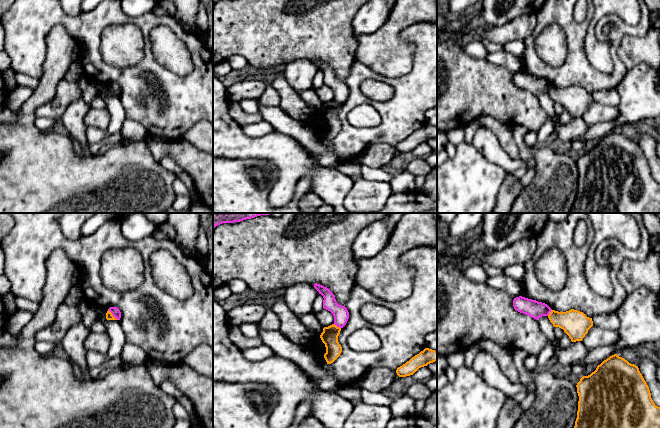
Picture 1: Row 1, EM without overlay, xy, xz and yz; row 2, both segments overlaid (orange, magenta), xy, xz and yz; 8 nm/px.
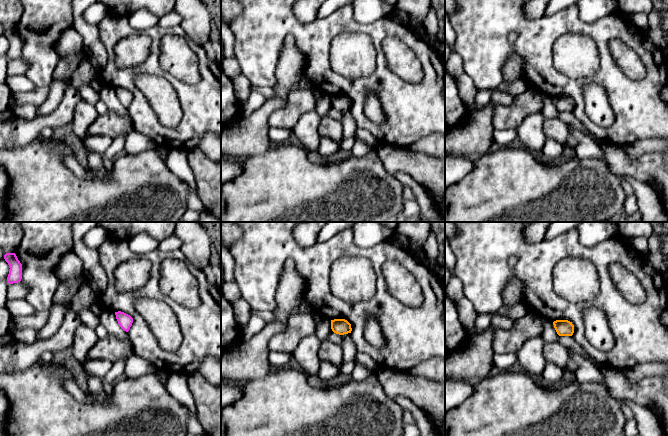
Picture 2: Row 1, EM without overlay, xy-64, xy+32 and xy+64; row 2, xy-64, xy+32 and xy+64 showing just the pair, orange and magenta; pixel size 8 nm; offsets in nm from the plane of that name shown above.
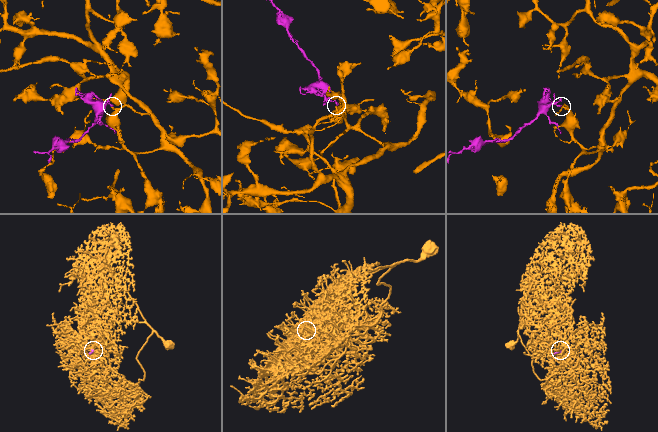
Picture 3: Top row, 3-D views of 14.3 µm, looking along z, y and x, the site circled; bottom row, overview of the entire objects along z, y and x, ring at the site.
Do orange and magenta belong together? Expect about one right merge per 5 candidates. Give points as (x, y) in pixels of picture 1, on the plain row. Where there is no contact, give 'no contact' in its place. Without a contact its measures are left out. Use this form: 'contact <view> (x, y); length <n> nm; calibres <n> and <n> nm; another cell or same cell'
contact xy (111, 90); length 120 nm; calibres 60 and 70 nm; another cell

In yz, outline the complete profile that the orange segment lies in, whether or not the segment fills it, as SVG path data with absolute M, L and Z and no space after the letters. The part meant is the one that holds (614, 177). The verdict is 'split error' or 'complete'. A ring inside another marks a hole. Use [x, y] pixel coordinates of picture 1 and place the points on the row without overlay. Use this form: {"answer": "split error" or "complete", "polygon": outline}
{"answer": "complete", "polygon": "M614 130L598 141L590 151L583 152L576 163L578 187L569 213L660 213L660 183L653 178L638 142Z"}

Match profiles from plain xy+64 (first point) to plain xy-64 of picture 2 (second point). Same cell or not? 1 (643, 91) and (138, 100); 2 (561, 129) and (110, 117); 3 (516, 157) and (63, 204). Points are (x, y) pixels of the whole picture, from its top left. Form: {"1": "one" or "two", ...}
{"1": "one", "2": "one", "3": "one"}

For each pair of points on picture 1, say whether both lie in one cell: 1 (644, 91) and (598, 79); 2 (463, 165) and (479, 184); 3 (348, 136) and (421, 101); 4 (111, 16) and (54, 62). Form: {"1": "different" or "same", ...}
{"1": "different", "2": "same", "3": "same", "4": "different"}

